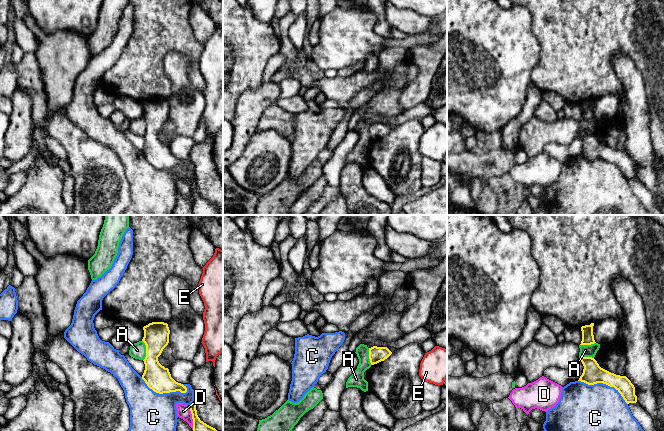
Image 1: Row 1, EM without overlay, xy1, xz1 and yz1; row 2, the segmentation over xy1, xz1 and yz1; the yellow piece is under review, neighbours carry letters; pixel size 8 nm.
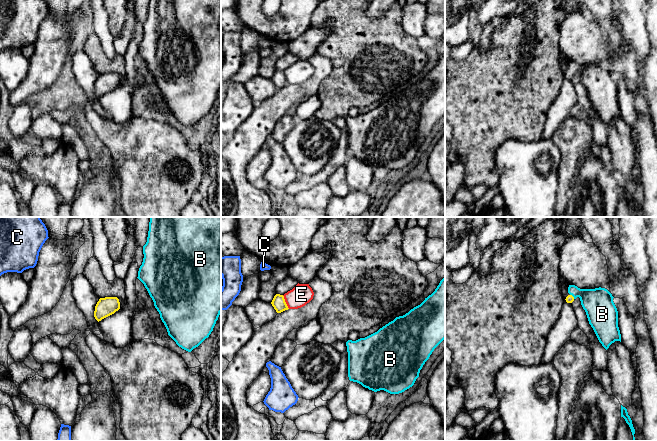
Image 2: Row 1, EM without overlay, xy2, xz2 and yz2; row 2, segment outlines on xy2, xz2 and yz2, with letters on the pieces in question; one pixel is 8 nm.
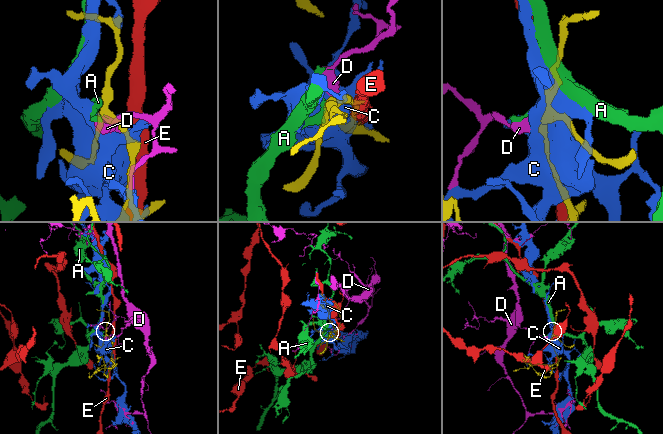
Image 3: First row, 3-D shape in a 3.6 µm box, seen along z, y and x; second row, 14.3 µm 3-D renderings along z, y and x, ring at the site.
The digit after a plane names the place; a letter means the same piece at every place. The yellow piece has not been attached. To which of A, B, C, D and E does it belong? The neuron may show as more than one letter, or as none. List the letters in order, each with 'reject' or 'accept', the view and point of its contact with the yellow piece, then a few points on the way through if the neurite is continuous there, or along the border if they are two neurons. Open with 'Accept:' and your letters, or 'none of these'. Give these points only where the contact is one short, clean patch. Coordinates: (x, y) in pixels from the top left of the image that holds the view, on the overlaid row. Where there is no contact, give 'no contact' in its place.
Accept: B
A: reject; meets yellow in xy1 at (146, 350); border along xy1 (142, 340), (145, 345), (145, 358), (143, 360)
B: accept; meets yellow in yz2 at (572, 296); runs through yz2 (569, 299), (572, 296), (584, 294), (598, 304)
C: reject; meets yellow in xy1 at (163, 392)
D: reject; meets yellow in xy1 at (192, 418)
E: reject; meets yellow in xz2 at (285, 302)

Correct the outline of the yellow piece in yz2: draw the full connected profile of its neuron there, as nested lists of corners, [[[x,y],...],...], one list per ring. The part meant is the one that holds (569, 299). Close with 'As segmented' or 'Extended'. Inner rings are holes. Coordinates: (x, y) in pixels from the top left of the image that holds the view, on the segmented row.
[[[569,285],[567,303],[572,303],[577,297],[586,312],[589,324],[593,328],[599,342],[607,350],[615,341],[621,342],[618,327],[618,311],[613,302],[612,294],[605,288],[580,289]]]. Extended

